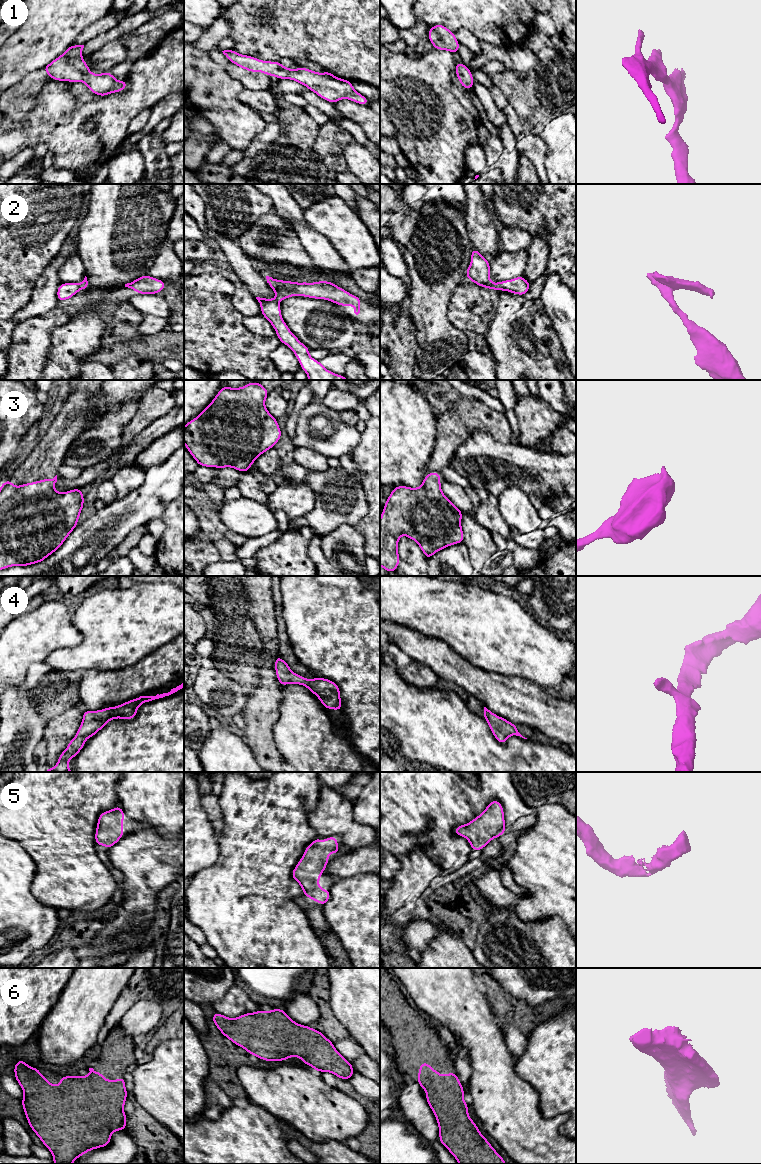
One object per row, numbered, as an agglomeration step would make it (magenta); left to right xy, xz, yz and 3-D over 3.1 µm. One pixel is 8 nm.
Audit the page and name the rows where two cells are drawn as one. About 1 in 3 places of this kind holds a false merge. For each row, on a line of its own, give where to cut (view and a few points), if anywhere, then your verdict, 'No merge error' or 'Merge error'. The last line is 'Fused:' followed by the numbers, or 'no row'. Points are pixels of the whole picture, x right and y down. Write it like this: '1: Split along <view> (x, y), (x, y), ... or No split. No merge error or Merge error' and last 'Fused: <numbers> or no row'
1: No split. No merge error
2: Split along yz (495, 283), (492, 288). Merge error
3: No split. No merge error
4: No split. No merge error
5: No split. No merge error
6: No split. No merge error
Fused: 2

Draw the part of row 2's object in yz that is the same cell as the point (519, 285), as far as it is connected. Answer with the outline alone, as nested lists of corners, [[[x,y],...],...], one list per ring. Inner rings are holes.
[[[523,276],[516,277],[514,279],[500,281],[495,283],[493,290],[502,291],[518,294],[525,296],[529,291],[531,283],[529,283]]]

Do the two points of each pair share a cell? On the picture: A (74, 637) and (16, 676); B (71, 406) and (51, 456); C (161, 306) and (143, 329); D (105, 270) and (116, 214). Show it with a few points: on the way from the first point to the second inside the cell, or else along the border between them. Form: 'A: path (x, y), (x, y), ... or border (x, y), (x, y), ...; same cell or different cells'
A: path (58, 637), (48, 637), (25, 660); same cell
B: path (71, 418), (54, 444); same cell
C: border (145, 315), (158, 315), (167, 319); different cells
D: path (113, 256), (116, 249), (116, 228); same cell

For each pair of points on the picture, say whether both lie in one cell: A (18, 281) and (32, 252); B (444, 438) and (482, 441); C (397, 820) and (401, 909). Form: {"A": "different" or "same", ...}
{"A": "same", "B": "different", "C": "different"}

